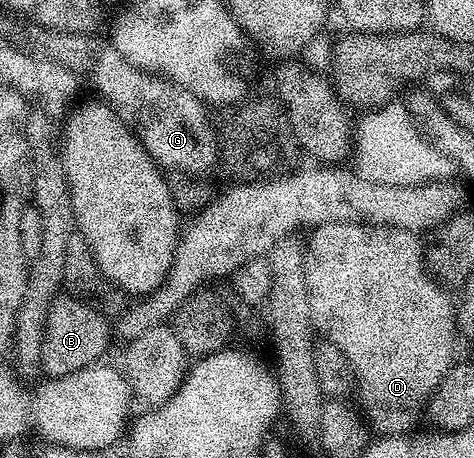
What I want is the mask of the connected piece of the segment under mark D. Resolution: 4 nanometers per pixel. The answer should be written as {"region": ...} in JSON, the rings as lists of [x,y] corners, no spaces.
{"region":[[[329,223],[323,227],[313,228],[309,235],[310,244],[308,242],[305,244],[304,252],[313,326],[326,334],[323,335],[325,342],[336,345],[336,349],[340,349],[344,353],[344,357],[348,357],[348,365],[354,371],[356,396],[358,395],[359,401],[362,402],[361,410],[364,412],[369,426],[386,437],[409,432],[406,430],[417,421],[418,415],[420,419],[426,404],[430,402],[431,393],[438,388],[442,378],[449,373],[452,360],[455,358],[455,356],[453,357],[454,335],[456,336],[455,304],[452,299],[450,303],[449,297],[445,295],[447,292],[432,278],[426,265],[424,243],[418,240],[421,238],[413,231],[405,231],[399,227],[371,227],[365,223]]]}

